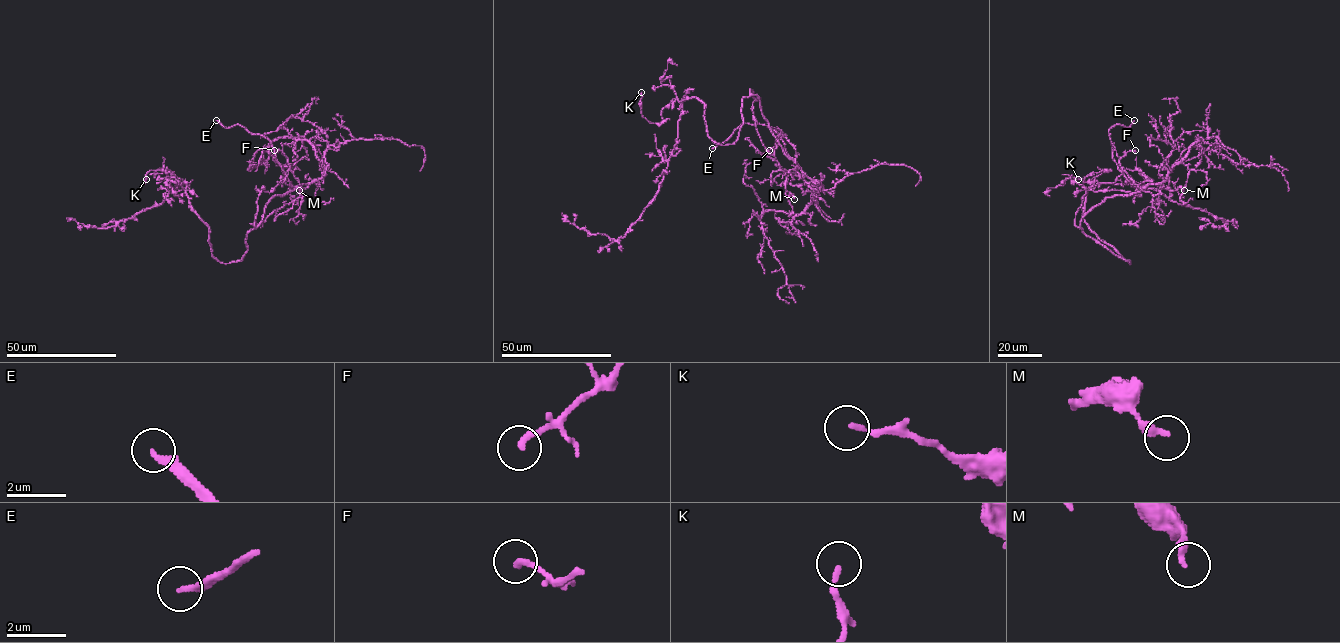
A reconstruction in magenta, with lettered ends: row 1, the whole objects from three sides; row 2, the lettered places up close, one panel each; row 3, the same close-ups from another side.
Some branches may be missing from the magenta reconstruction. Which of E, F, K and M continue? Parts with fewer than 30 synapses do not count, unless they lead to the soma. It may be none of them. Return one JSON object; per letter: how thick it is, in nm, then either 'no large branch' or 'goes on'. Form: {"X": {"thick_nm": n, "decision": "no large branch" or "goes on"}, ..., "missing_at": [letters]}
{"E": {"thick_nm": 200, "decision": "goes on"}, "F": {"thick_nm": 200, "decision": "no large branch"}, "K": {"thick_nm": 160, "decision": "no large branch"}, "M": {"thick_nm": 240, "decision": "no large branch"}, "missing_at": ["E"]}

